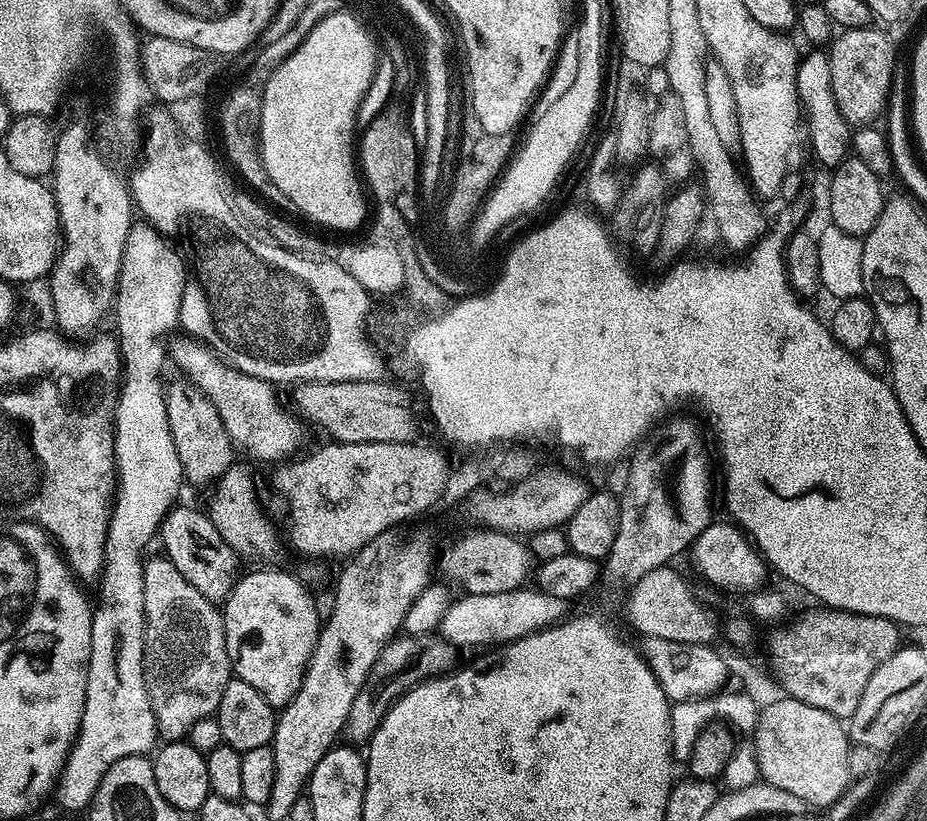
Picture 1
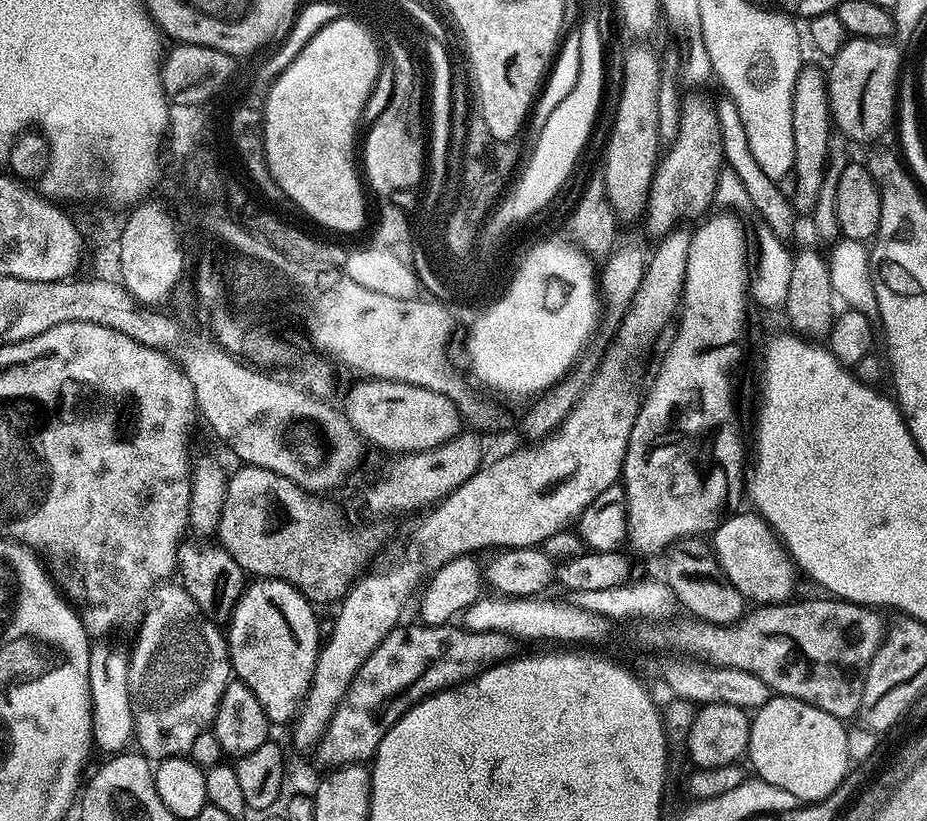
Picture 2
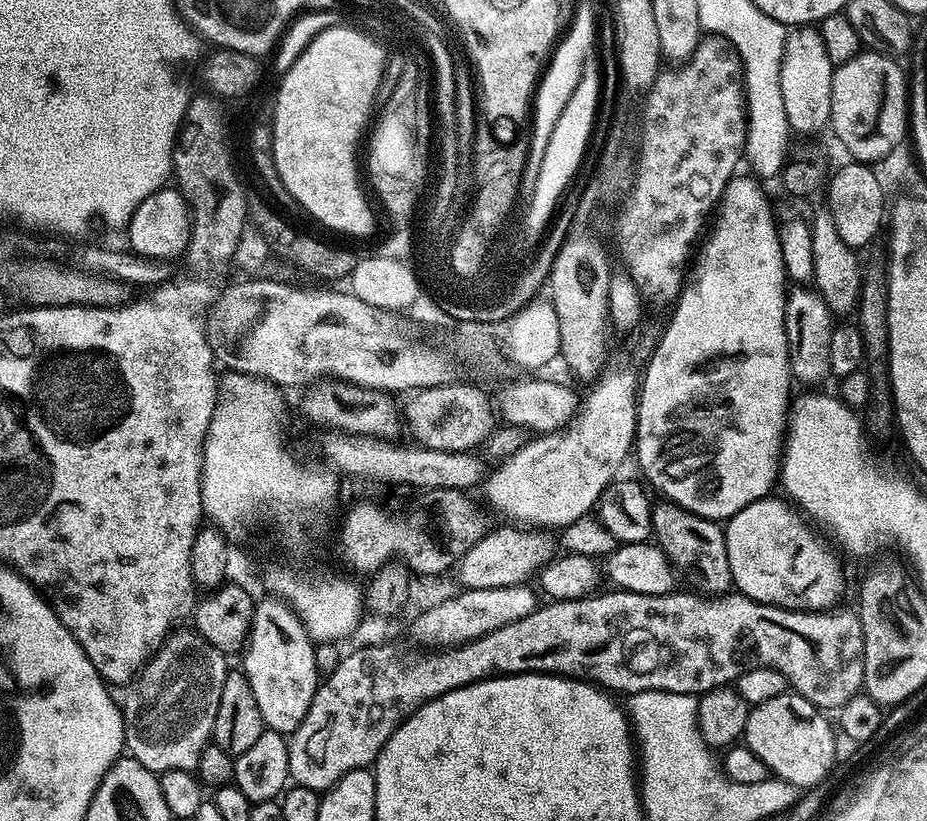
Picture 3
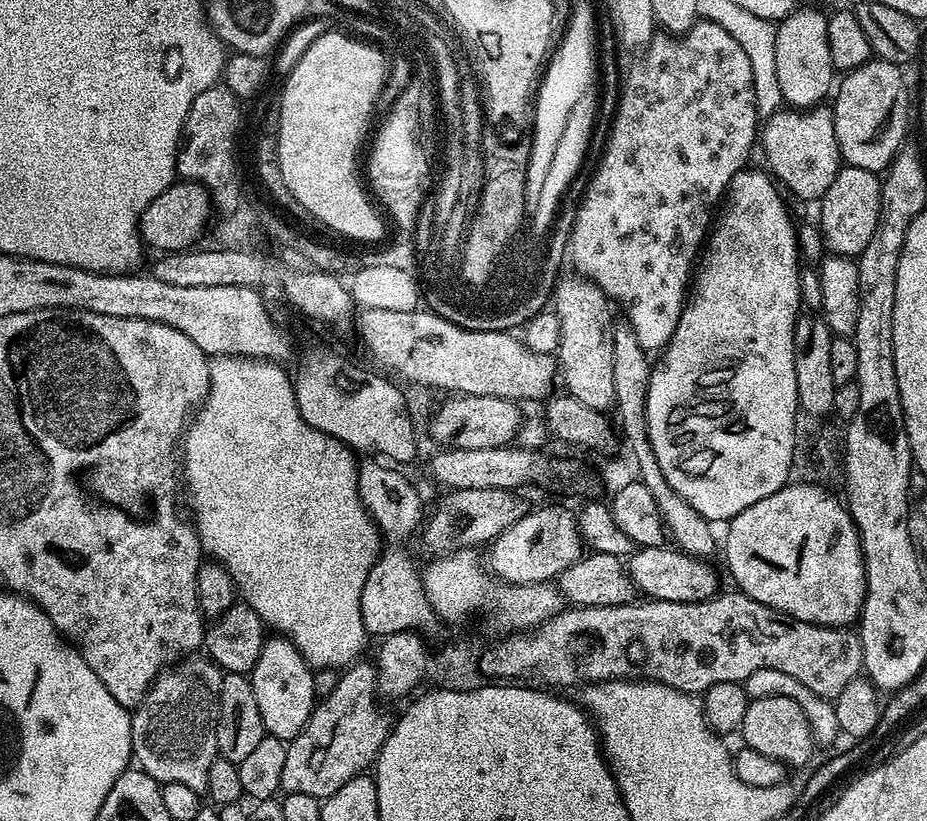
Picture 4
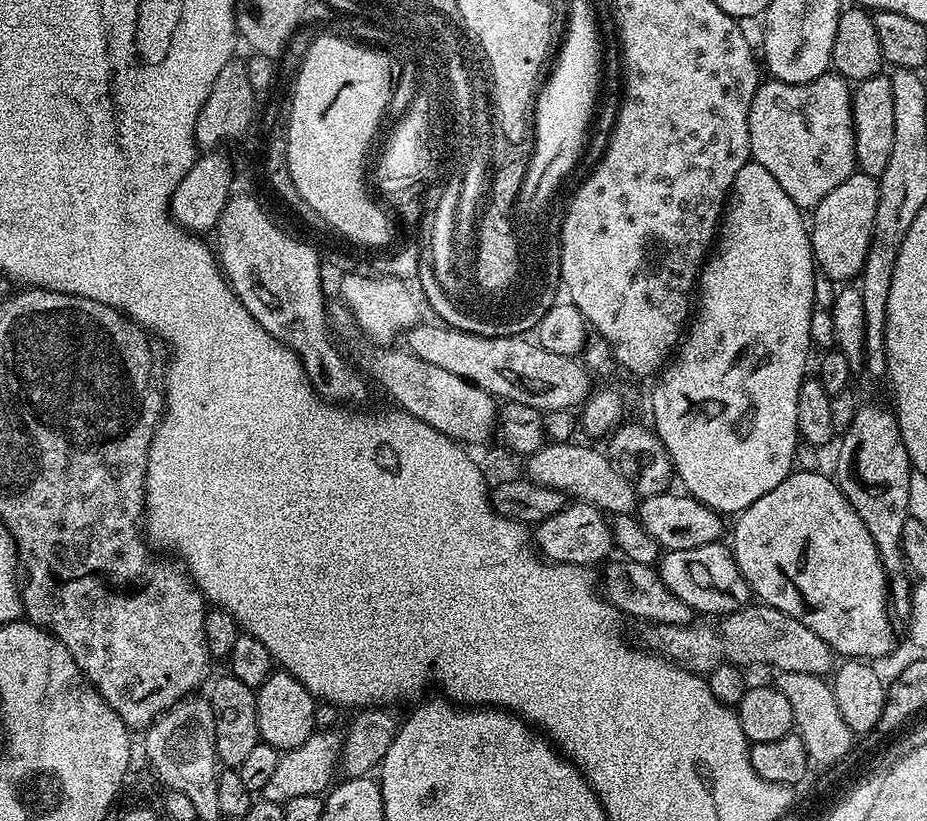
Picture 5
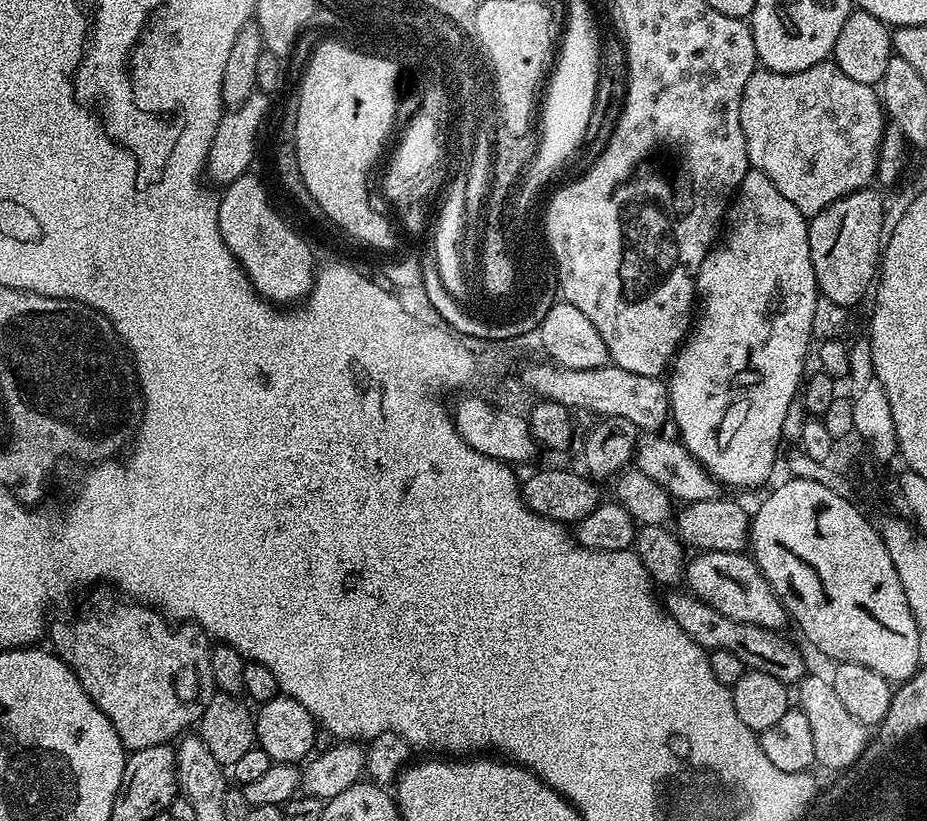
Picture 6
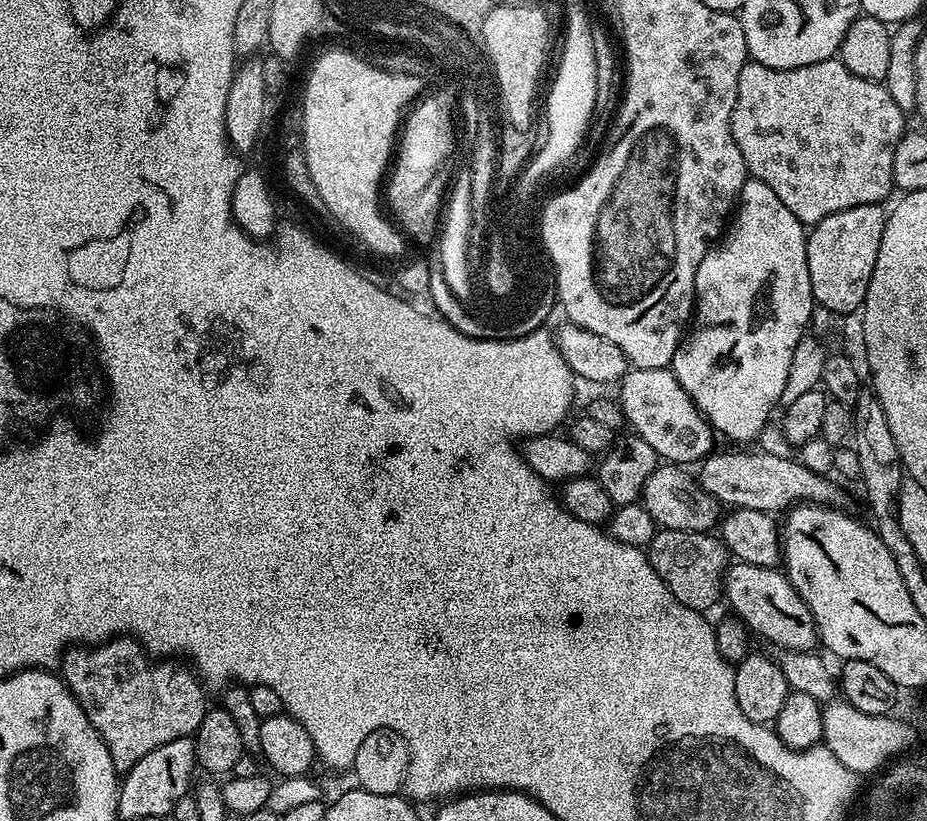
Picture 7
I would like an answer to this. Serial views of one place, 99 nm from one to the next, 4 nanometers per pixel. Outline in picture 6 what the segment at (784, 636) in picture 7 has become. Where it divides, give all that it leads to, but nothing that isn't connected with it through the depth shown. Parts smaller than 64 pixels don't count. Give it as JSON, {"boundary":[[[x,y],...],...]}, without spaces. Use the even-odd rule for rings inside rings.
{"boundary":[[[700,552],[686,564],[686,584],[692,595],[706,601],[721,612],[723,616],[734,618],[754,626],[783,629],[790,617],[784,603],[776,591],[760,573],[755,559],[744,552]]]}

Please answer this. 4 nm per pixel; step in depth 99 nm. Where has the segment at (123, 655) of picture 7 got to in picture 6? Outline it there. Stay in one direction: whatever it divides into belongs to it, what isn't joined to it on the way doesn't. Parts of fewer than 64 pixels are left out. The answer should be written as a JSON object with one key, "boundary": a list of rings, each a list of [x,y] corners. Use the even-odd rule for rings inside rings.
{"boundary":[[[124,603],[128,604],[112,604],[105,612],[96,612],[93,616],[82,617],[81,620],[56,620],[53,624],[51,621],[46,628],[46,640],[49,640],[47,643],[50,645],[51,651],[55,652],[58,658],[62,658],[62,662],[66,662],[66,666],[70,666],[70,670],[74,670],[78,682],[82,682],[82,690],[86,690],[86,694],[90,694],[94,706],[98,706],[98,710],[102,710],[102,714],[110,720],[118,738],[124,743],[125,749],[128,752],[137,752],[146,746],[158,746],[175,741],[191,729],[188,728],[191,724],[192,727],[199,725],[206,706],[210,706],[210,698],[216,695],[218,689],[214,682],[214,674],[210,674],[210,654],[212,653],[210,637],[203,628],[199,628],[198,625],[191,622],[177,624],[169,622],[155,608],[149,608],[147,604]]]}

